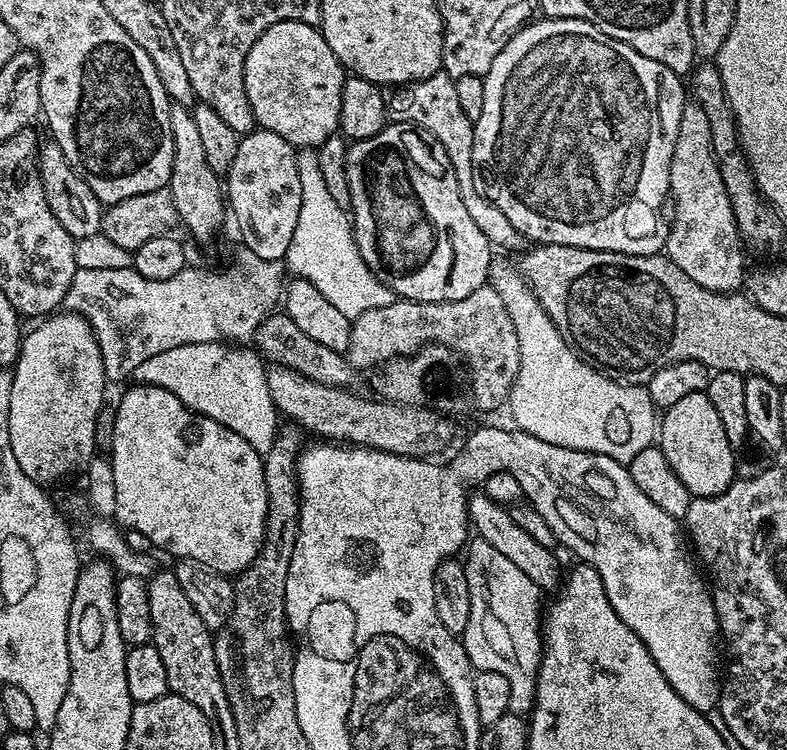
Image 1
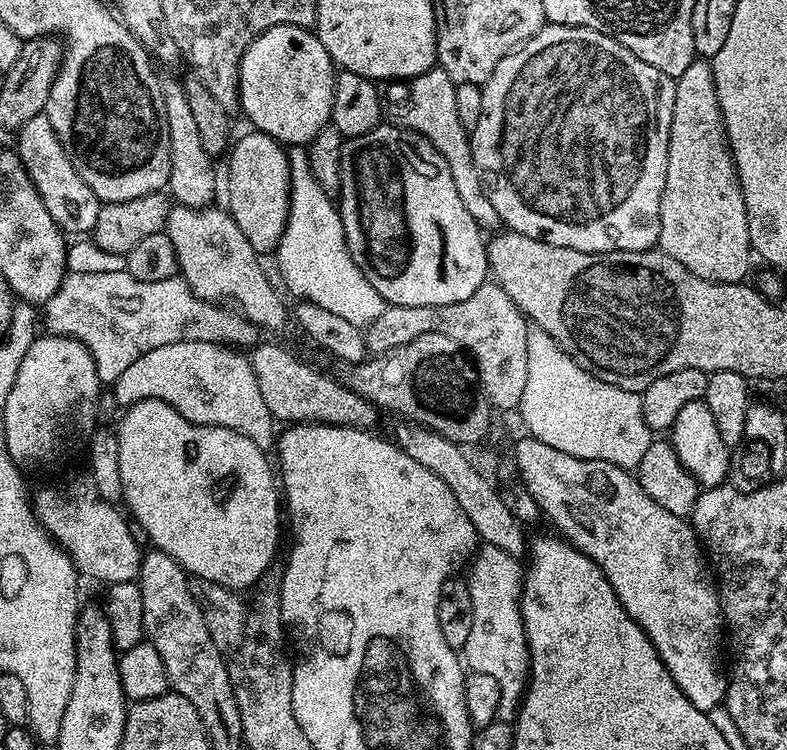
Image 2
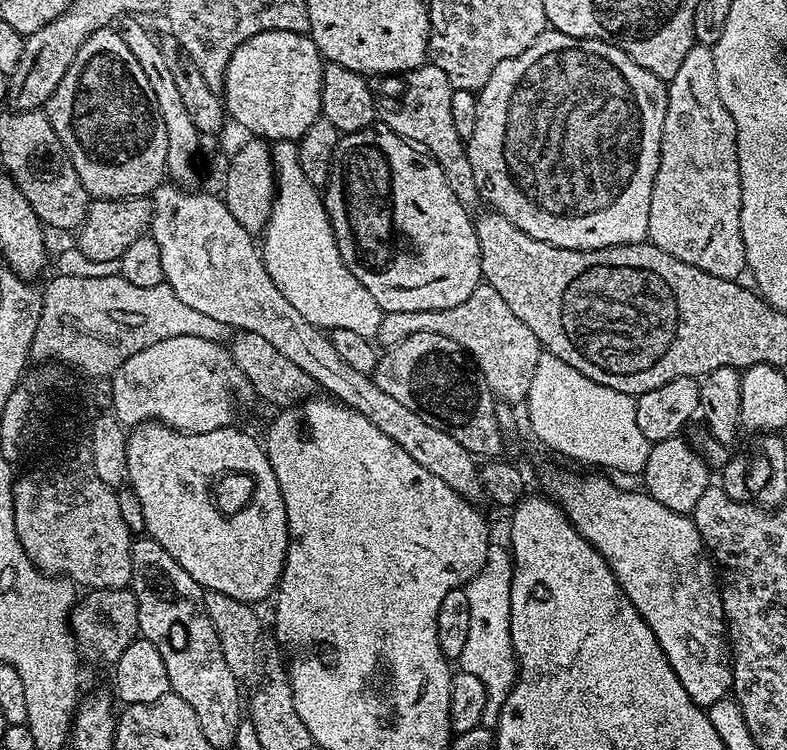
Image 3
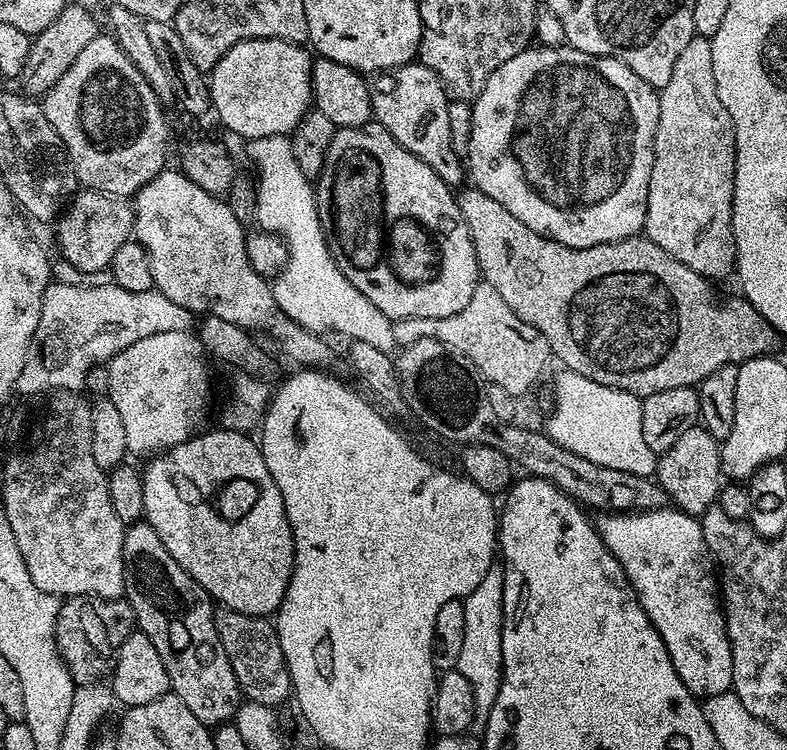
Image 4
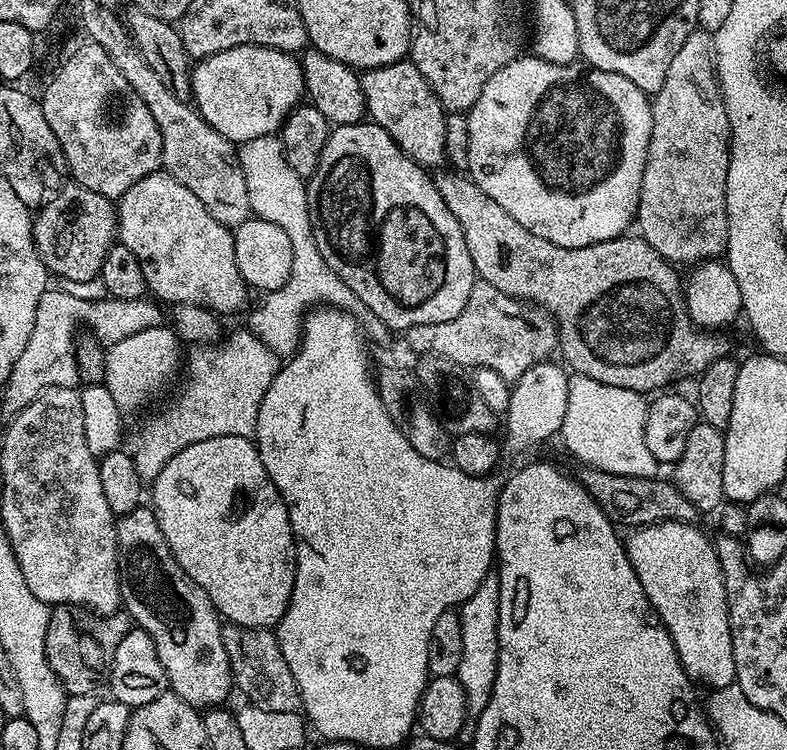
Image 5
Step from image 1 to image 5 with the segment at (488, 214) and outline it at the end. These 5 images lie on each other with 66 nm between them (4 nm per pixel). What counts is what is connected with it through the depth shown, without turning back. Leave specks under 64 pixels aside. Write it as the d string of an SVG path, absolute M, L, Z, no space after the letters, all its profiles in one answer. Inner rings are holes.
M405 58L381 68L369 68L359 73L364 106L371 123L382 126L390 138L414 161L429 170L445 167L446 113L442 102L430 90L426 78L418 74L418 66Z

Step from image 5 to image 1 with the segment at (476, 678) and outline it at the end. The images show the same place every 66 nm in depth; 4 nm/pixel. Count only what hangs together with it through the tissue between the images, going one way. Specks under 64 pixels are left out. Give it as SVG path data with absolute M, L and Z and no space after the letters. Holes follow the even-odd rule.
M476 538L467 545L466 553L468 552L468 560L463 561L464 569L466 570L466 582L470 586L470 622L466 626L462 637L462 643L468 660L472 663L473 669L476 672L497 672L502 674L510 682L510 702L508 703L508 711L516 716L527 717L532 711L534 702L536 701L536 675L540 669L540 656L544 653L544 638L542 635L542 608L540 612L540 596L541 589L534 586L534 582L530 582L530 578L526 578L526 574L522 574L522 570L518 570L518 566L514 566L514 562L509 562L499 550L494 550L494 546L490 546L490 542Z

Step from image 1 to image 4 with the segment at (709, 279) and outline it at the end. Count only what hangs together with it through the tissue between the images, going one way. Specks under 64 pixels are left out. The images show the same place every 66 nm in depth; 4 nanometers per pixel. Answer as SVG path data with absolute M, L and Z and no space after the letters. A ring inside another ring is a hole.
M693 36L690 42L686 42L682 54L678 54L678 62L674 62L674 71L670 73L670 82L659 89L660 105L658 106L658 130L654 134L654 166L650 170L650 186L648 187L648 197L646 198L646 218L644 219L643 235L653 240L666 254L678 258L690 270L698 274L715 278L715 276L733 275L736 267L736 247L734 246L734 230L732 229L732 203L734 202L734 166L736 165L736 131L734 122L722 106L722 98L718 98L718 90L714 86L714 50L712 42L706 36Z

